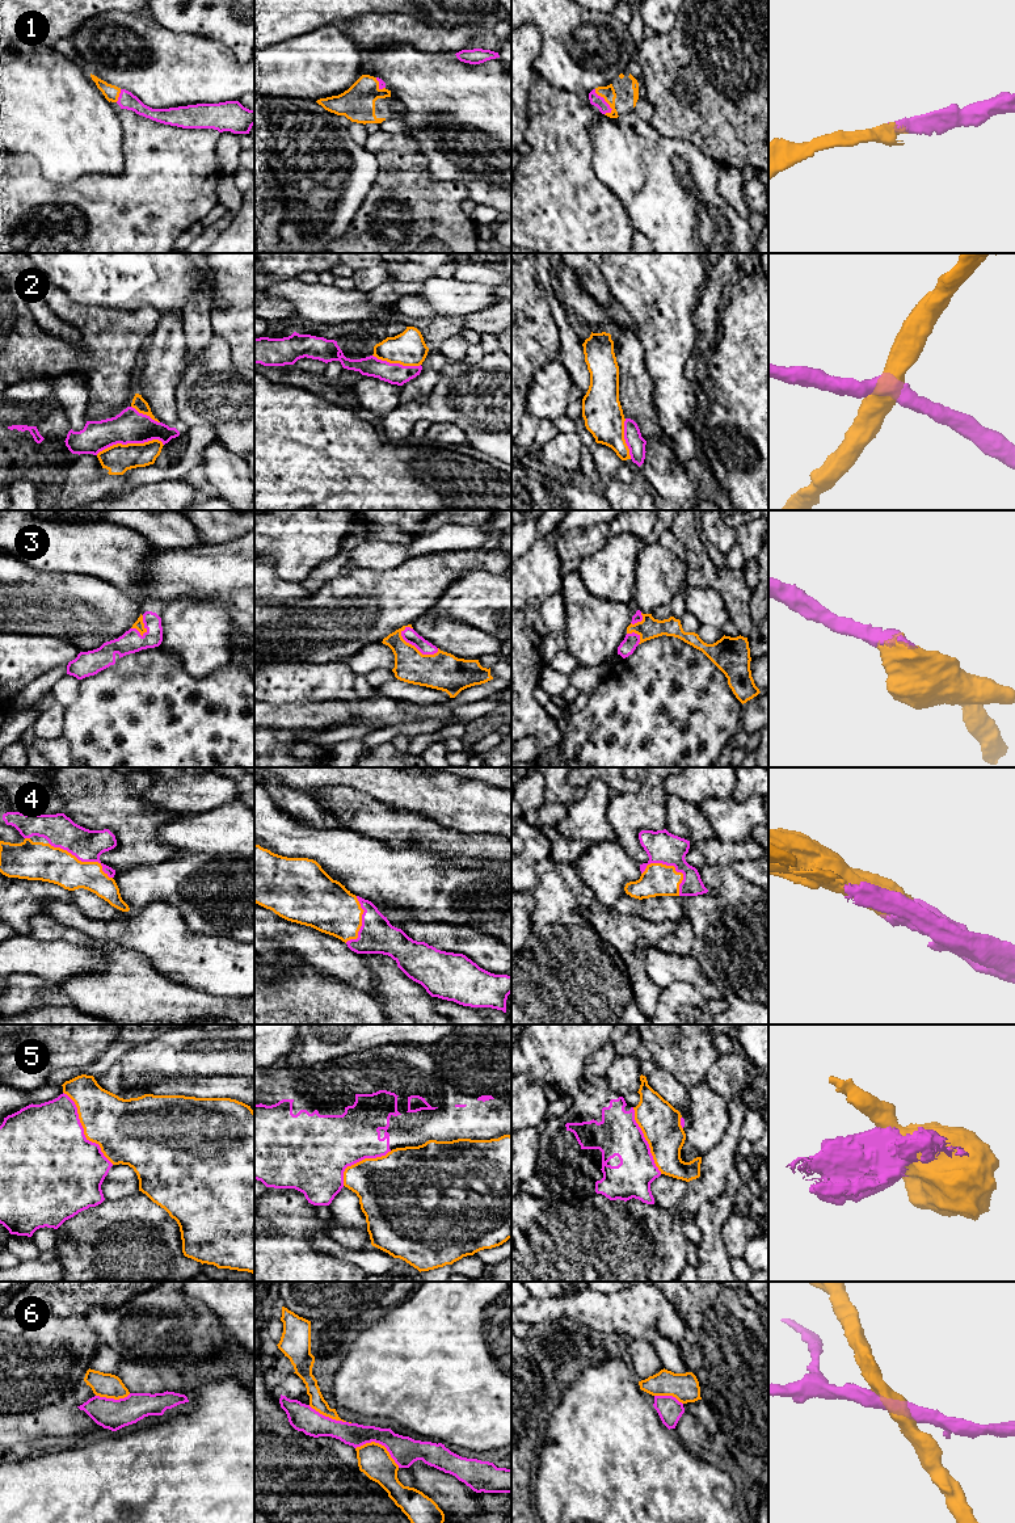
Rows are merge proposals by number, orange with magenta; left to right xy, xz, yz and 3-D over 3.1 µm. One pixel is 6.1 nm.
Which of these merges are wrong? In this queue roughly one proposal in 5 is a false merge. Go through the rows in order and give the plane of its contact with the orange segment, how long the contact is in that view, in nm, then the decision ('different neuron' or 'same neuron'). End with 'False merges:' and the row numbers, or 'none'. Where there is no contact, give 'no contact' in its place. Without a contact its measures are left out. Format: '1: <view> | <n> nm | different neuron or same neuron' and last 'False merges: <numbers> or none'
1: yz | 180 nm | same neuron
2: xy | 420 nm | different neuron
3: xz | 260 nm | same neuron
4: xy | 440 nm | same neuron
5: xy | 550 nm | different neuron
6: xz | 300 nm | different neuron
False merges: 2, 5, 6

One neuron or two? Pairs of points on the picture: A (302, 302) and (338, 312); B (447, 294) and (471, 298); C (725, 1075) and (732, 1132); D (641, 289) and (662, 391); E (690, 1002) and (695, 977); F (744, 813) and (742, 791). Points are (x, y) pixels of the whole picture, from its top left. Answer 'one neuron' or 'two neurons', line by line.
A: one neuron
B: one neuron
C: two neurons
D: one neuron
E: two neurons
F: two neurons

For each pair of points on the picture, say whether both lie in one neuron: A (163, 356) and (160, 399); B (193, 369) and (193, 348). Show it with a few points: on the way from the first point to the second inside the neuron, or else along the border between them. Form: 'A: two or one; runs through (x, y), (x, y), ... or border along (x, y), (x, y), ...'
A: one; runs through (163, 366), (160, 388)
B: two; border along (214, 336), (203, 349), (196, 353), (186, 350)

